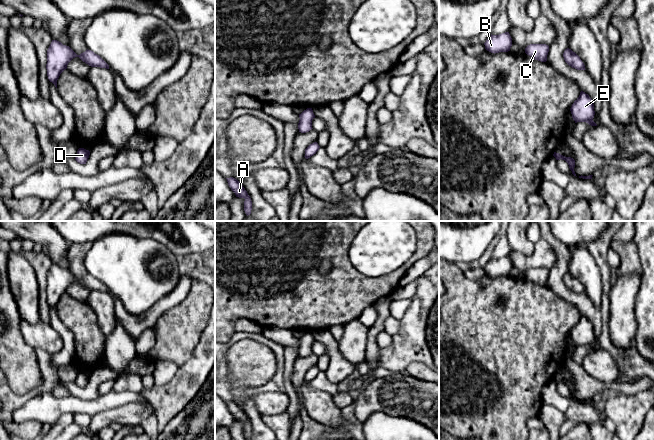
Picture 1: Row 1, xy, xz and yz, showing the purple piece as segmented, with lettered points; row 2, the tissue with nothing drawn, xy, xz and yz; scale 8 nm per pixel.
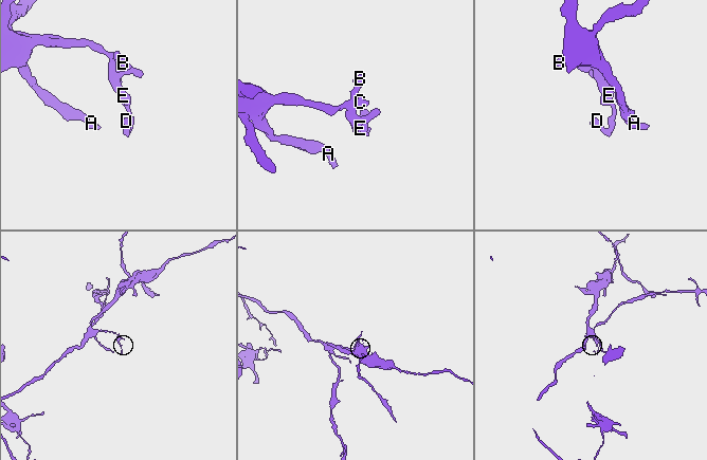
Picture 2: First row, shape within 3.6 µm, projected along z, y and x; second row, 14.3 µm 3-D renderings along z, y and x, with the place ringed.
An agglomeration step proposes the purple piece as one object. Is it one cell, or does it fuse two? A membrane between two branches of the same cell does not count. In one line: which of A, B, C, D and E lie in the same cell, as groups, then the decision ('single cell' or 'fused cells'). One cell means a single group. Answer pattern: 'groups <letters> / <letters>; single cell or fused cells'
groups A B C D E; single cell

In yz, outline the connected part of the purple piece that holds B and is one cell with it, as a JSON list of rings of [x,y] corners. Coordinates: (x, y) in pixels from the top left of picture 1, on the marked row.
[[[509,32],[492,35],[484,43],[485,49],[491,53],[508,52],[512,46],[512,38]]]

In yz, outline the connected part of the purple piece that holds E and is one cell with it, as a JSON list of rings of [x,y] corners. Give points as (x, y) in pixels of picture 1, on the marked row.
[[[580,92],[579,97],[572,104],[570,111],[575,123],[586,122],[591,126],[597,126],[593,121],[595,115],[593,101],[585,92]]]

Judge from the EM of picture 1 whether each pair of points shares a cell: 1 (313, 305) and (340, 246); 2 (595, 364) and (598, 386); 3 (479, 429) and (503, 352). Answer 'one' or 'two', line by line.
1: one
2: two
3: one

